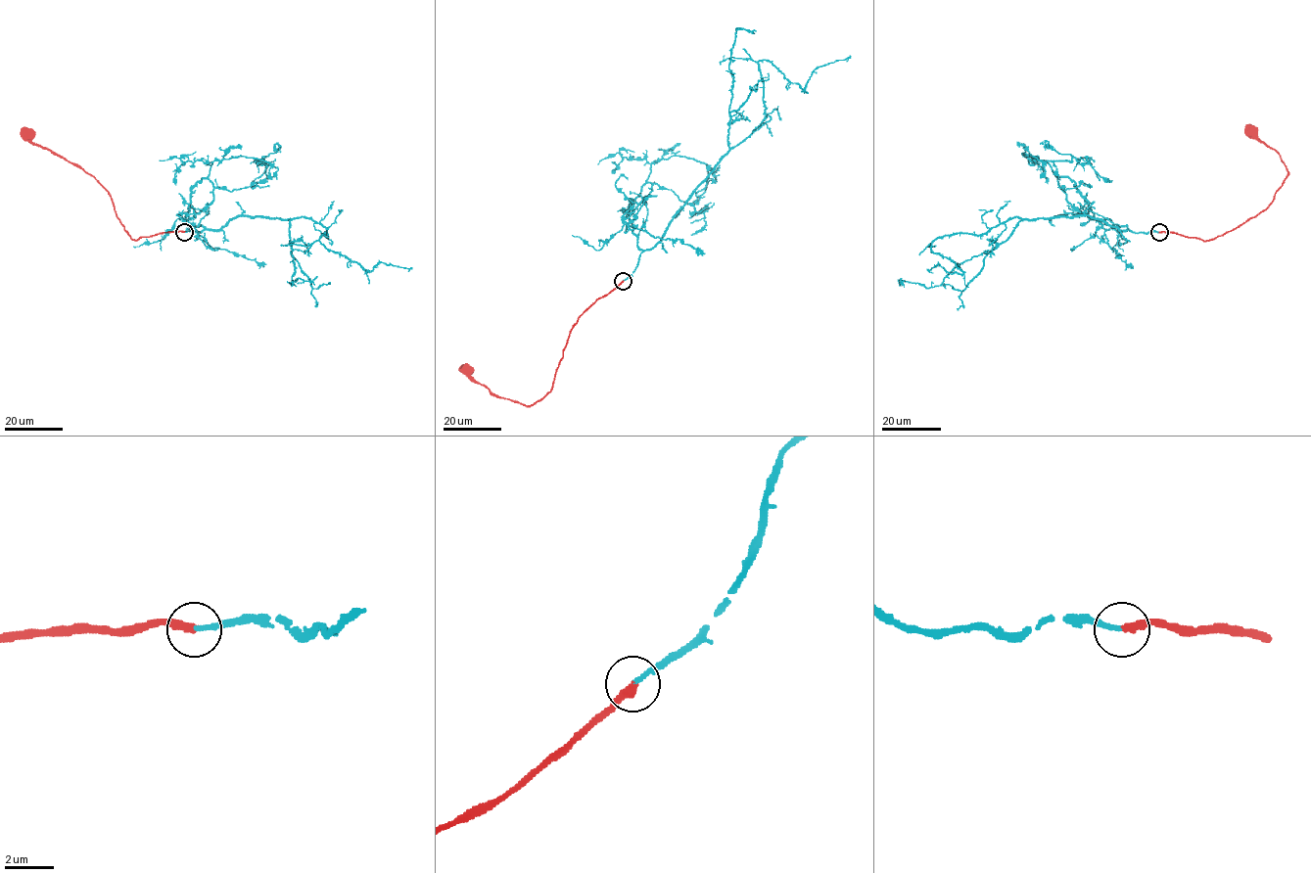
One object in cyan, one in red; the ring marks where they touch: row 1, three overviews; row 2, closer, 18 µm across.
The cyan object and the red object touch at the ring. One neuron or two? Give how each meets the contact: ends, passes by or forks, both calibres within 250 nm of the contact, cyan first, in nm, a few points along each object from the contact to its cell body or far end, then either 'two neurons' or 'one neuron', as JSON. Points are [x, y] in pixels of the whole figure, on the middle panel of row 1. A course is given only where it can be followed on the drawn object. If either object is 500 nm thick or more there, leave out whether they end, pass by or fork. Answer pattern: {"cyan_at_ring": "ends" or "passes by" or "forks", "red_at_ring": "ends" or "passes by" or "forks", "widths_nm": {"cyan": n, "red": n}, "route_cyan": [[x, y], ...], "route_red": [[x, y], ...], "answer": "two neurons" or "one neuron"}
{"cyan_at_ring": "ends", "red_at_ring": "ends", "widths_nm": {"cyan": 170, "red": 340}, "route_cyan": [[623, 281], [719, 160], [765, 118], [758, 62], [771, 62], [803, 91], [815, 69], [847, 62]], "route_red": [[623, 281], [579, 318], [568, 338], [551, 390], [531, 406], [498, 397], [468, 371]], "answer": "one neuron"}

